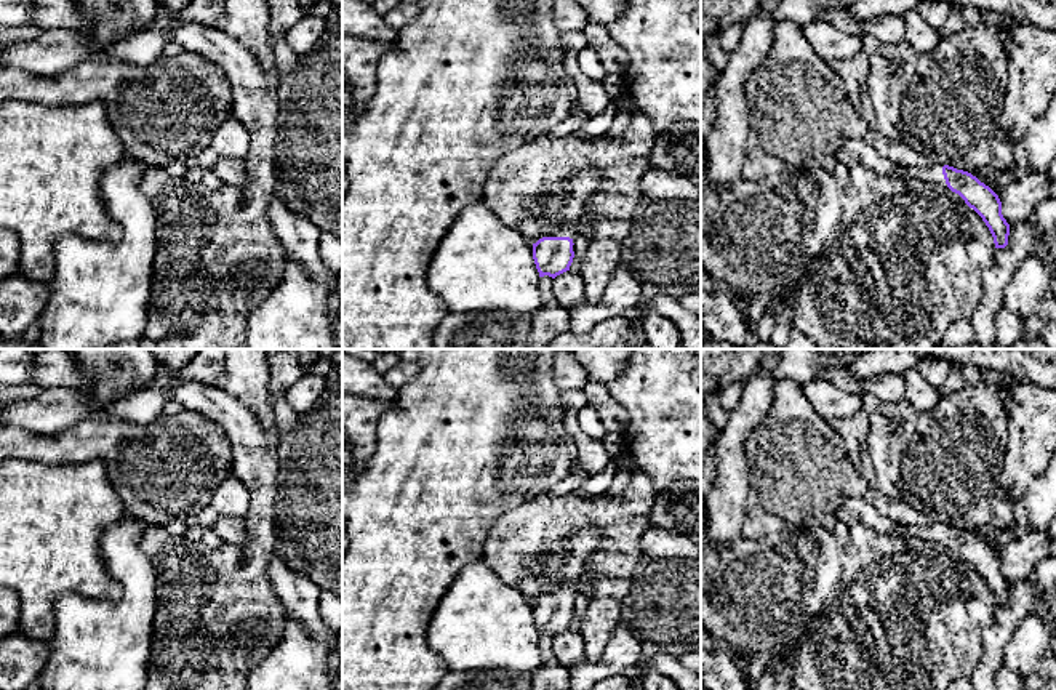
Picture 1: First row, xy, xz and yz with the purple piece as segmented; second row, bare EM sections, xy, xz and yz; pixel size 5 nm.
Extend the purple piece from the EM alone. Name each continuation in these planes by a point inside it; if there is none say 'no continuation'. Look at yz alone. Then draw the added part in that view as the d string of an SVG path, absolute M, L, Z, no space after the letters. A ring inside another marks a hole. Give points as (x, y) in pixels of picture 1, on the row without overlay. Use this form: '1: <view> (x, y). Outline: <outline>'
1: yz (933, 533). Outline: M936 522L936 524L930 525L930 527L899 524L893 530L891 535L899 536L899 538L923 540L923 541L928 541L928 543L942 543L946 548L949 548L947 543L946 543L944 533L942 533L942 525L944 524L946 522Z

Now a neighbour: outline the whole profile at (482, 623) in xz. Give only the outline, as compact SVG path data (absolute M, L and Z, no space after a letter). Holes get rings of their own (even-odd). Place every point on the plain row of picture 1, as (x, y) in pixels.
M483 559L461 570L438 602L427 629L429 647L456 674L504 671L531 676L542 663L533 604L509 586Z

